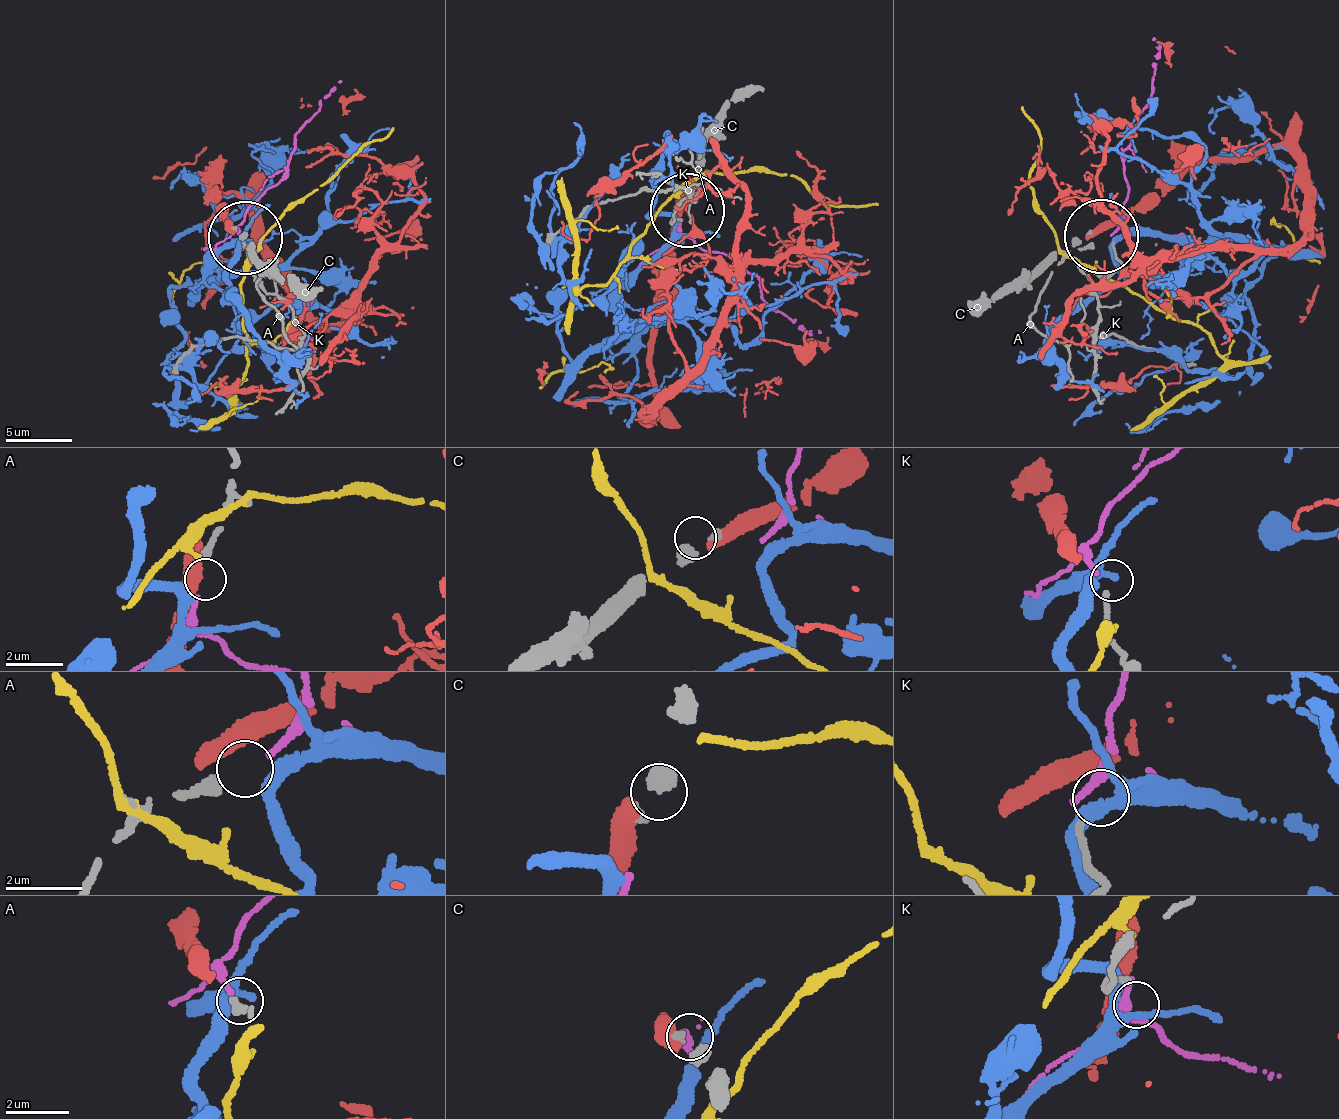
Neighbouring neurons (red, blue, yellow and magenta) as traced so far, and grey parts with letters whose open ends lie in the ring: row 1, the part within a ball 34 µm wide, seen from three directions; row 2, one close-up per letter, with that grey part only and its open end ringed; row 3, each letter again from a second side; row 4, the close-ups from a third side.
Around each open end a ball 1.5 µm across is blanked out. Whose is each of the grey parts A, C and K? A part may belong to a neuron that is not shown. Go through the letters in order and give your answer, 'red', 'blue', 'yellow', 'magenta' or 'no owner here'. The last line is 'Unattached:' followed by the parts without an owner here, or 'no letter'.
A: magenta
C: red
K: no owner here
Unattached: K

